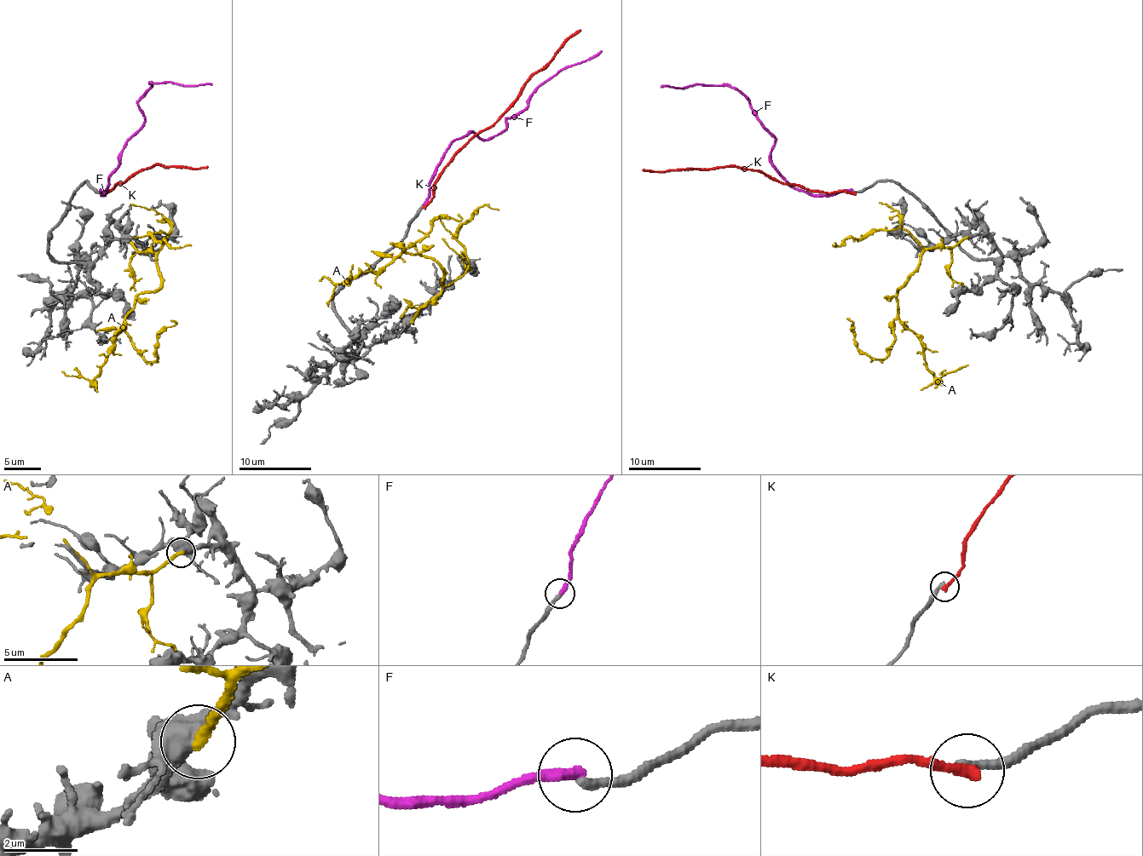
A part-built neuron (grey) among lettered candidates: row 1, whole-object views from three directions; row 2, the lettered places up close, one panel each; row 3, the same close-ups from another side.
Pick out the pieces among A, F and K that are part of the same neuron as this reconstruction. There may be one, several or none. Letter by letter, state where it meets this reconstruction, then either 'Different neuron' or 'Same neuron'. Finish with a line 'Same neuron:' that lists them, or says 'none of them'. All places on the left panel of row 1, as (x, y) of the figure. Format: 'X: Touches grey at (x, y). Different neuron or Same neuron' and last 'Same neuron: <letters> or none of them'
A: Touches grey at (130, 242). Different neuron
F: Touches grey at (100, 190). Same neuron
K: Touches grey at (101, 193). Different neuron
Same neuron: F

